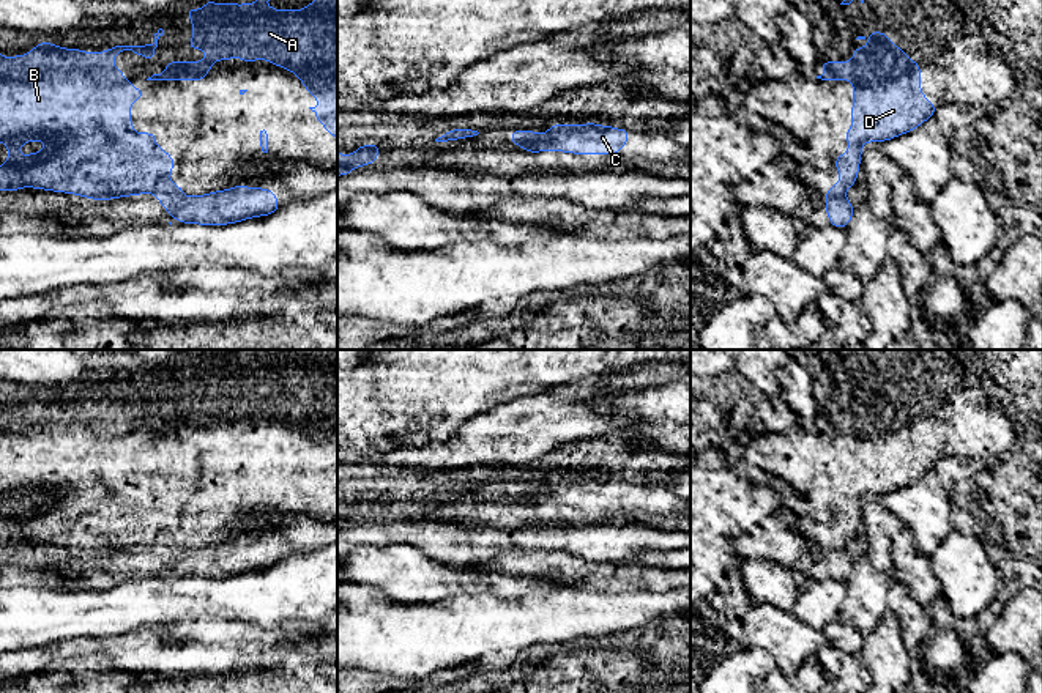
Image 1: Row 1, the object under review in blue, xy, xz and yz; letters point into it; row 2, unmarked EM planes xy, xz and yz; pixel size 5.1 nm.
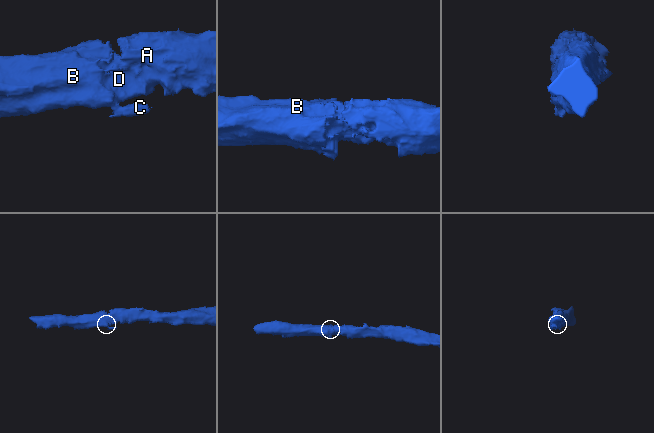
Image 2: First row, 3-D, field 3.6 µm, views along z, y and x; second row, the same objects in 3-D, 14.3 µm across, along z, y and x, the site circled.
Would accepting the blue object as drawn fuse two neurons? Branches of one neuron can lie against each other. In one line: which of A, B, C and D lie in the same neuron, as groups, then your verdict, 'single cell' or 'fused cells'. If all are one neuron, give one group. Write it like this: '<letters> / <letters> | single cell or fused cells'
A B D / C | fused cells

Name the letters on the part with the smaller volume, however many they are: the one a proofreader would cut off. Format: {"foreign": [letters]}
{"foreign": ["C"]}

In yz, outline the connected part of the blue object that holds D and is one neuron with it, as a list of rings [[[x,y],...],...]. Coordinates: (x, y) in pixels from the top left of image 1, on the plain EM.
[[[872,384],[867,392],[870,397],[856,400],[851,414],[820,414],[824,425],[817,432],[853,435],[851,482],[843,488],[850,495],[850,502],[835,512],[840,532],[837,539],[826,542],[826,550],[842,550],[856,537],[864,495],[880,496],[906,487],[933,469],[936,463],[921,444],[919,416],[911,414],[883,384]]]

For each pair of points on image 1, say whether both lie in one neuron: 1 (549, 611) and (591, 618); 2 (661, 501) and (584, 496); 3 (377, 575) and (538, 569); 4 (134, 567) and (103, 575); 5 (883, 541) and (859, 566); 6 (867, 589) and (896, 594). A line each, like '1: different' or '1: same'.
1: same
2: same
3: different
4: same
5: different
6: different

